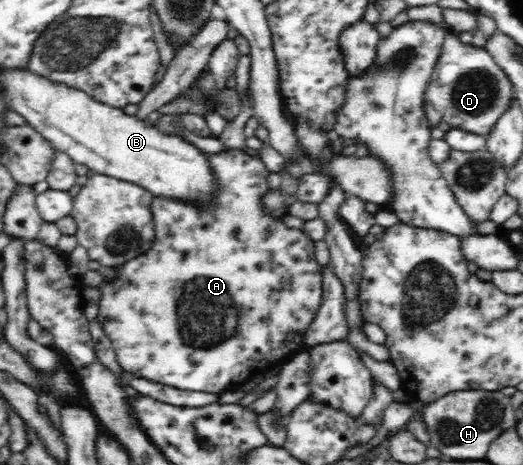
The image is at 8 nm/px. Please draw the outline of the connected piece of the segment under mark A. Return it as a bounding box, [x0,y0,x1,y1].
[98,149,322,395]

